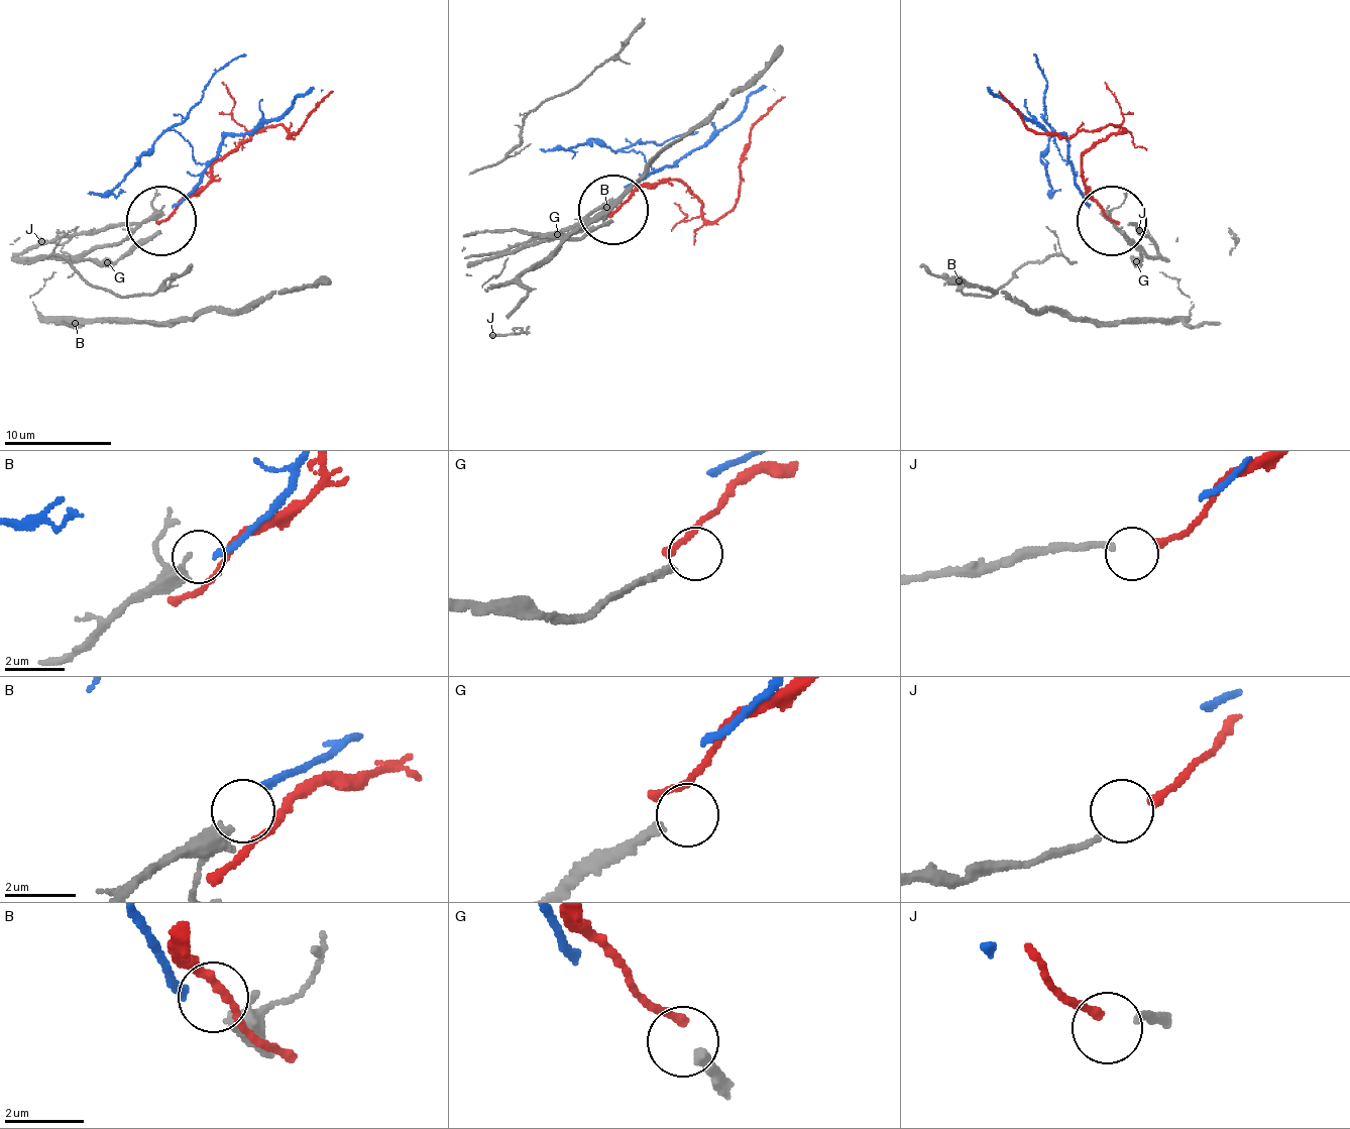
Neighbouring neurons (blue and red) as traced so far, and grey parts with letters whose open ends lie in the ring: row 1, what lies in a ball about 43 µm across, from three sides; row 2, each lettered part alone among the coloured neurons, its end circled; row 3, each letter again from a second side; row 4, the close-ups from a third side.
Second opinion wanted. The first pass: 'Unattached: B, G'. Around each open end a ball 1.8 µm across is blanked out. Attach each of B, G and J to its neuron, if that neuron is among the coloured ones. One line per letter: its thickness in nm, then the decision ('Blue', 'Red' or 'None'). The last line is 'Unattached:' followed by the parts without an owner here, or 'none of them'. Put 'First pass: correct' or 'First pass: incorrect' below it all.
B: Thickness 360 nm. None
G: Thickness 280 nm. None
J: Thickness 190 nm. Red
Unattached: B, G
First pass: correct

